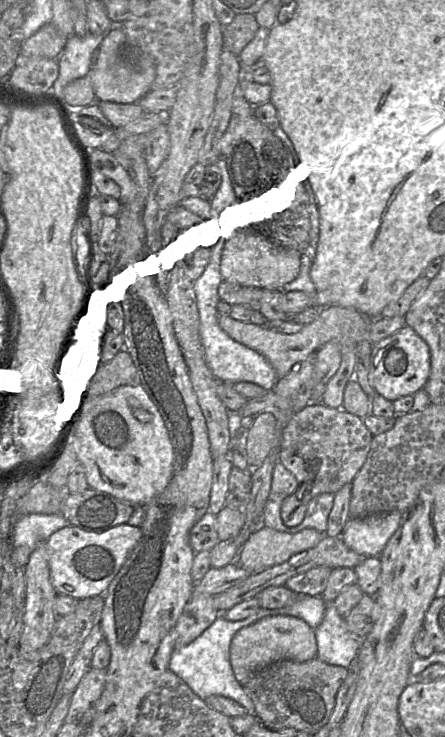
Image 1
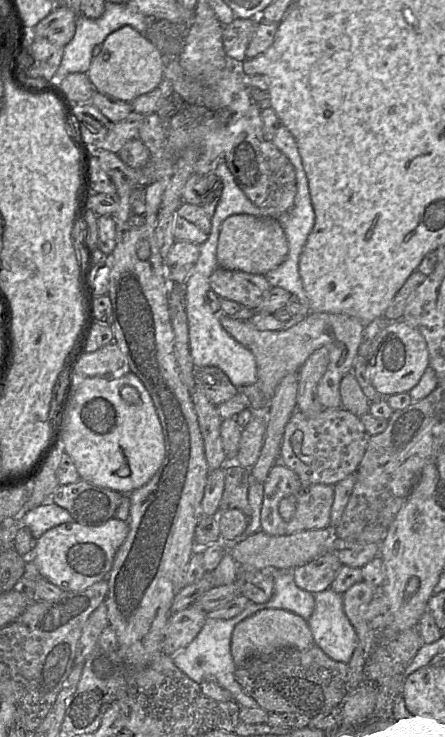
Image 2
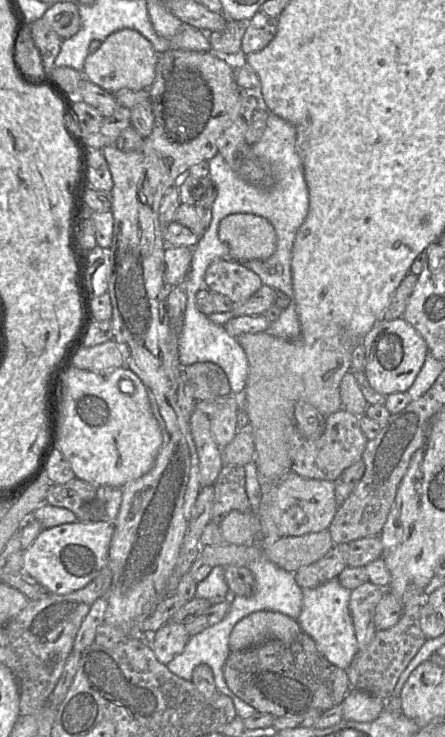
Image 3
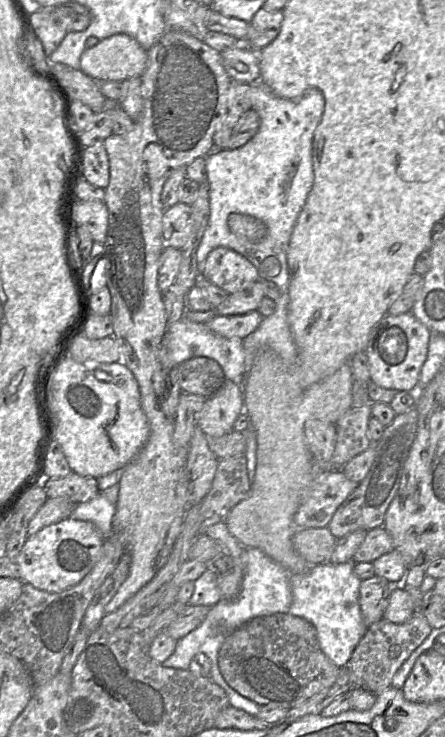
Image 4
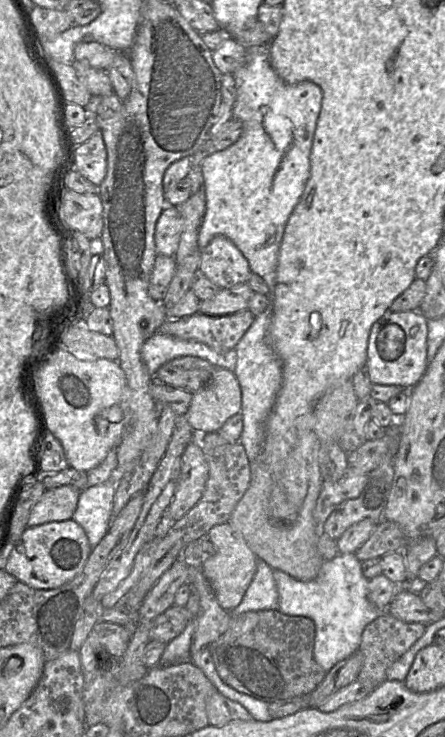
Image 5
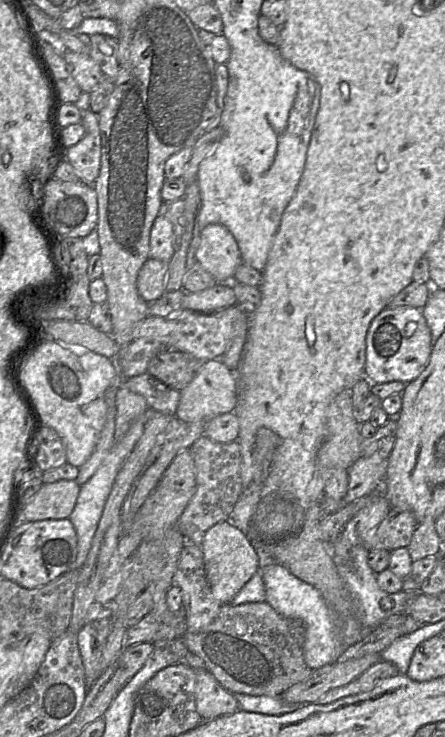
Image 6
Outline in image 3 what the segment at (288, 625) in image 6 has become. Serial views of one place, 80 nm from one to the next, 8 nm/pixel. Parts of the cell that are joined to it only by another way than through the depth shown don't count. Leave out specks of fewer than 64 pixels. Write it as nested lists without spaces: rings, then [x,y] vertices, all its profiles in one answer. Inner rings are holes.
[[[303,631],[290,643],[267,640],[231,651],[223,675],[229,689],[243,702],[274,718],[304,715],[312,710],[323,713],[341,704],[351,689],[346,670],[328,661],[311,636]]]

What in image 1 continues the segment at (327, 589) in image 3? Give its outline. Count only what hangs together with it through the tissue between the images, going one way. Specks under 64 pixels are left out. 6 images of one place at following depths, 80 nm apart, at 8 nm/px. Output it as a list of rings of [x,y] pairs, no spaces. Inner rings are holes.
[[[333,601],[326,602],[323,621],[314,629],[319,660],[347,668],[357,655],[361,639],[347,628]]]

